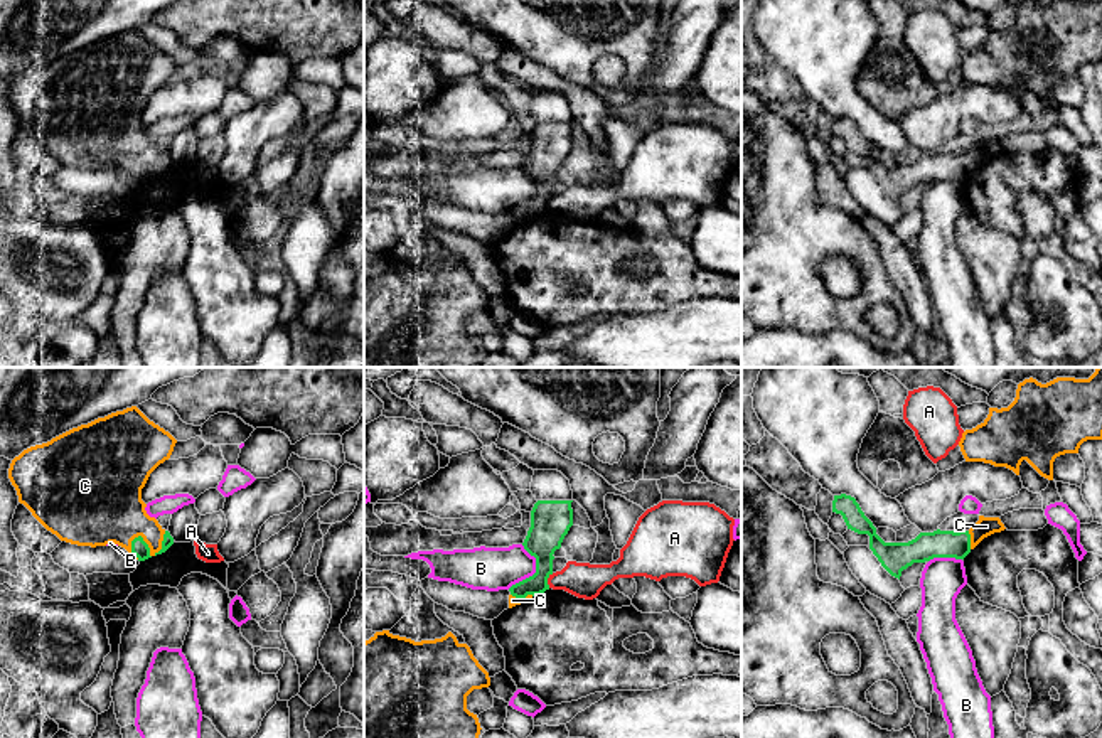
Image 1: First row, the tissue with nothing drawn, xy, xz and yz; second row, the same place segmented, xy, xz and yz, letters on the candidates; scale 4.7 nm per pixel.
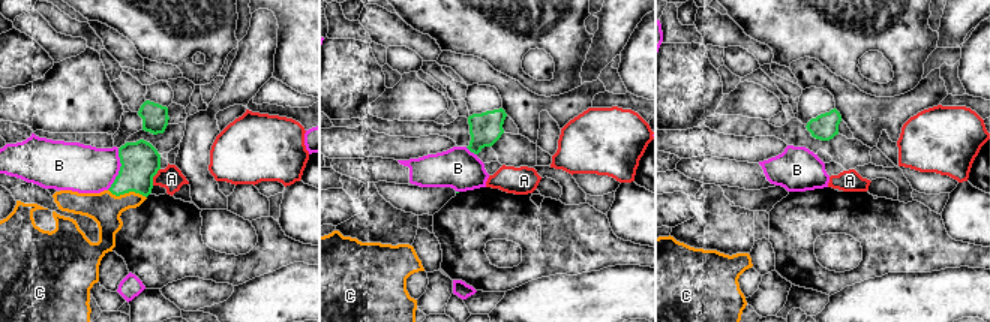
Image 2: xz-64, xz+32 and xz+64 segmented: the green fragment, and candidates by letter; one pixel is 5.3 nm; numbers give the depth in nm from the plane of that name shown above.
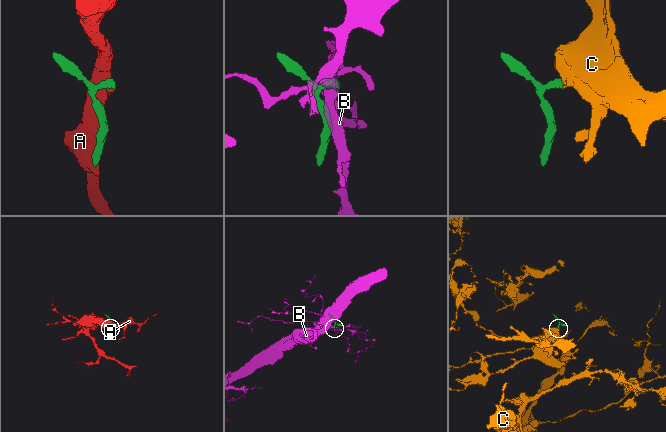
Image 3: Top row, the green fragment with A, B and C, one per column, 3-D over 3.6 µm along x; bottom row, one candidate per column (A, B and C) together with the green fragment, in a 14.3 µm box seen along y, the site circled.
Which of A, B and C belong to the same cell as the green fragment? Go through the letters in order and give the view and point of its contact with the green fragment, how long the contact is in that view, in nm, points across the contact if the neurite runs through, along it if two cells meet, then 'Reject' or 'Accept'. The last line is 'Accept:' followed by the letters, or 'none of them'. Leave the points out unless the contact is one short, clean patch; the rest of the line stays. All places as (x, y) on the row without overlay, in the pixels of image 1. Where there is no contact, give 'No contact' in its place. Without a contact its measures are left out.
A: Touches green at xz (546, 203). Shared border 80 nm. Reject
B: Touches green at xz (536, 194). Shared border 220 nm. Boundary: xz (523, 167), (534, 181), (534, 194), (508, 211). Reject
C: Touches green at xy (147, 167). Shared border 130 nm. Path across: xy (139, 169), (147, 167), (108, 132). Accept
Accept: C

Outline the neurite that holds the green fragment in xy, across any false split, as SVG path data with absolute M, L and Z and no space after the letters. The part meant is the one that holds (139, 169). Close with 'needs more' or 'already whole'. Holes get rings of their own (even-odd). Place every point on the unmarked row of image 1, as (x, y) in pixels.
M131 29L24 72L8 101L19 125L61 163L91 170L115 165L145 184L174 167L147 136L142 111L175 66Z; needs more

